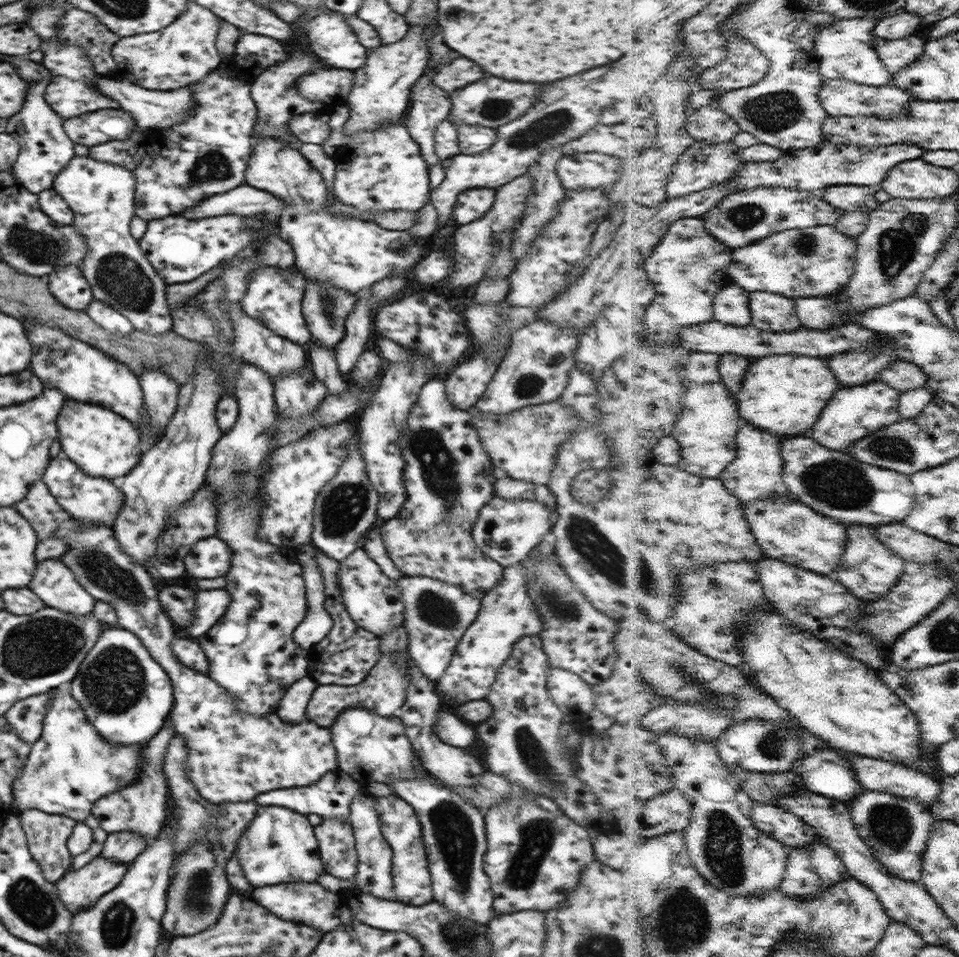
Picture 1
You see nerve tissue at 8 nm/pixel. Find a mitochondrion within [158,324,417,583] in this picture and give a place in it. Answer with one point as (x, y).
(343, 506)

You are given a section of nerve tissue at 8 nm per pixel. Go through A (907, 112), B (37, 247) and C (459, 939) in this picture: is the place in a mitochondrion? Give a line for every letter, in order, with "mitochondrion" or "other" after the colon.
A: other
B: mitochondrion
C: mitochondrion

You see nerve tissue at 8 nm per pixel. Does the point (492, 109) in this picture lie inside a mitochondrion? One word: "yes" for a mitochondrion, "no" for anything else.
yes

